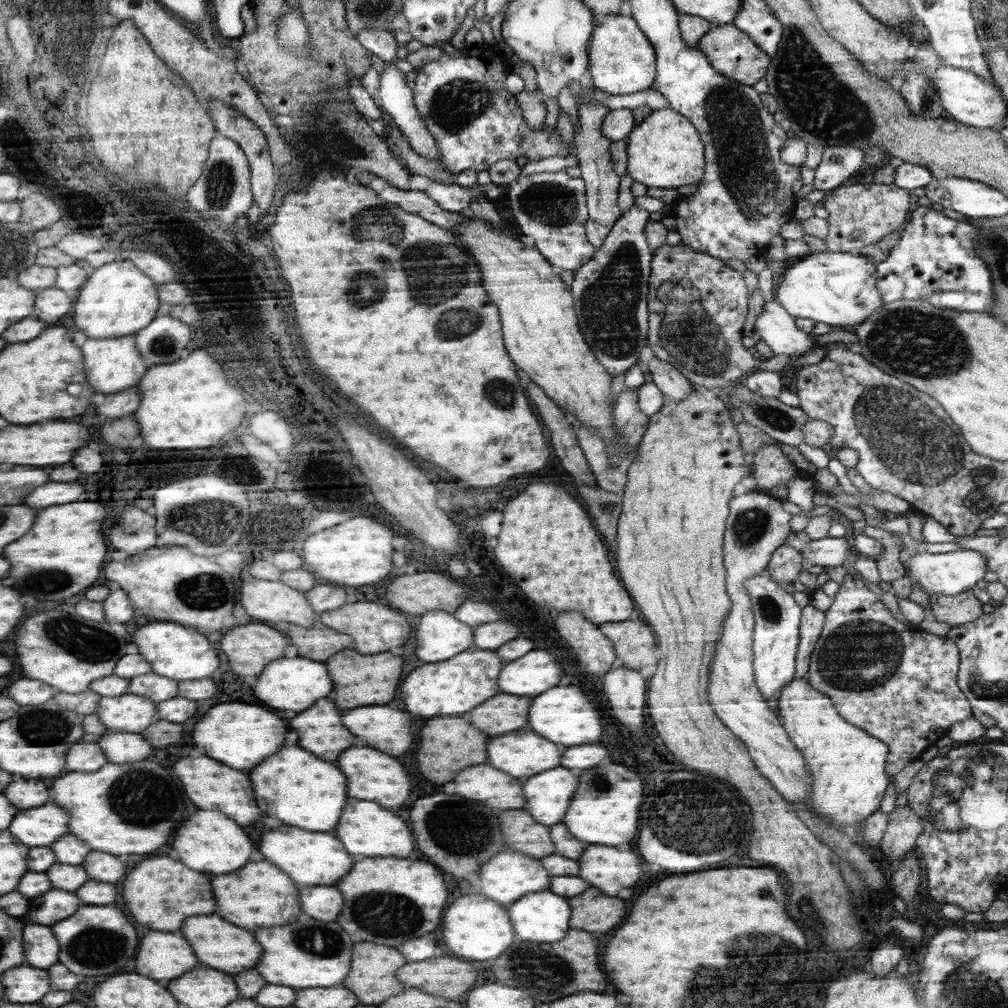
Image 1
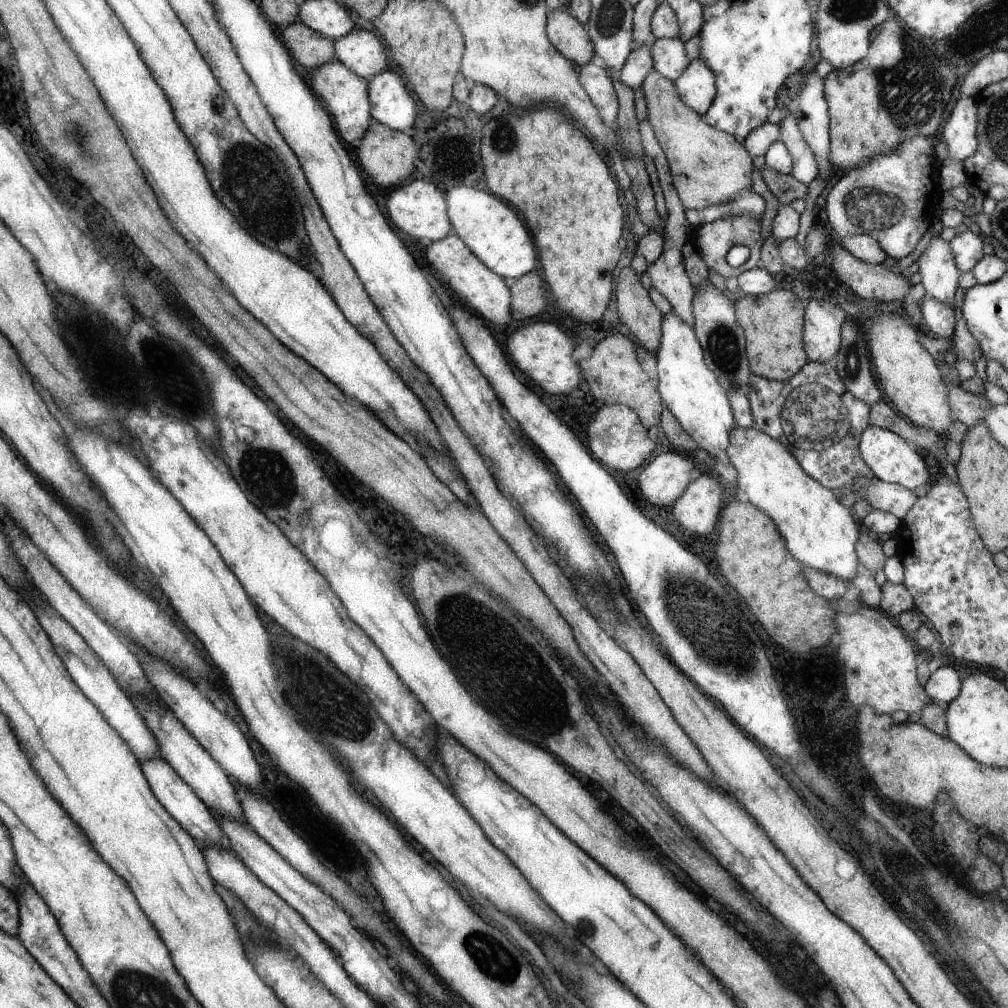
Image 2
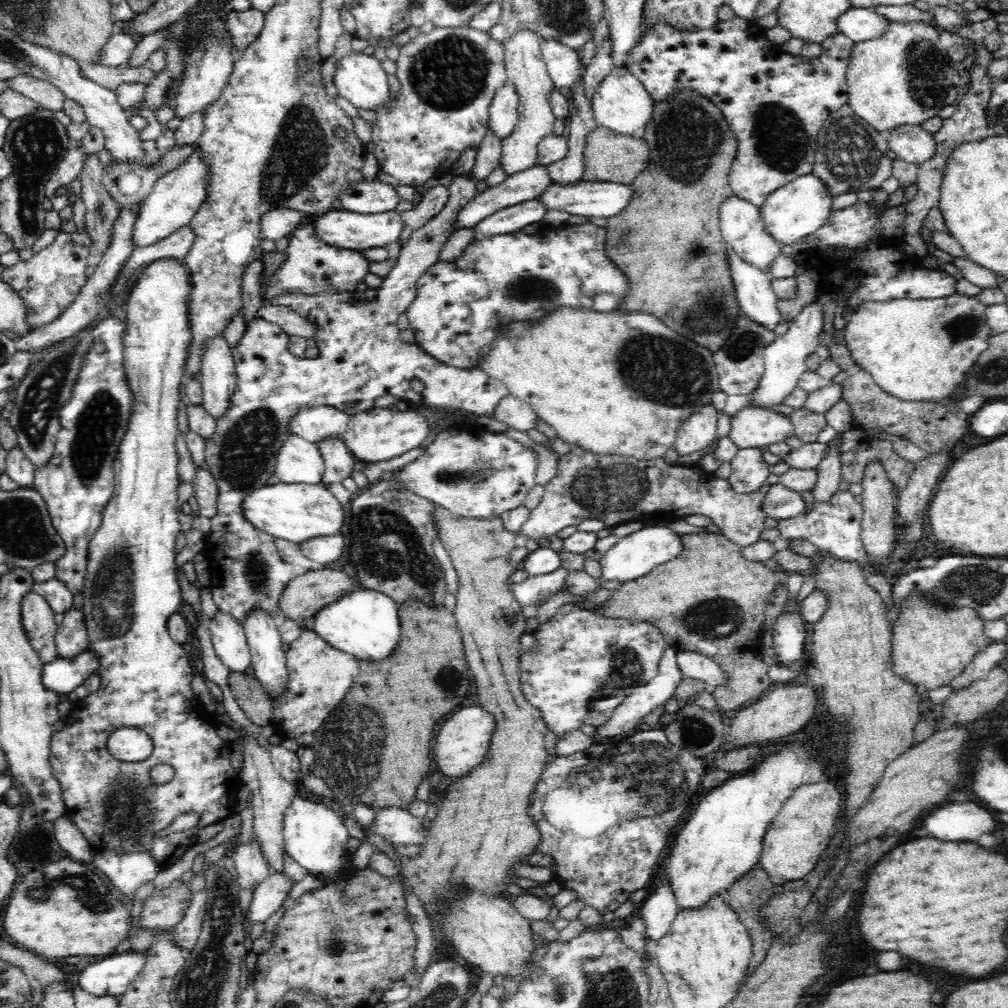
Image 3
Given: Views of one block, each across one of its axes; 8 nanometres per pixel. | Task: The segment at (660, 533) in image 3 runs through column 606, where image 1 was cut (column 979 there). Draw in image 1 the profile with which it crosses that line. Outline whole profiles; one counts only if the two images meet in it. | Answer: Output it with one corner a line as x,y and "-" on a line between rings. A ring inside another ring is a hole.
959,548
952,552
946,552
946,554
919,552
905,563
908,564
912,578
918,580
920,588
928,594
937,595
957,595
960,592
969,591
989,572
984,556
974,549

